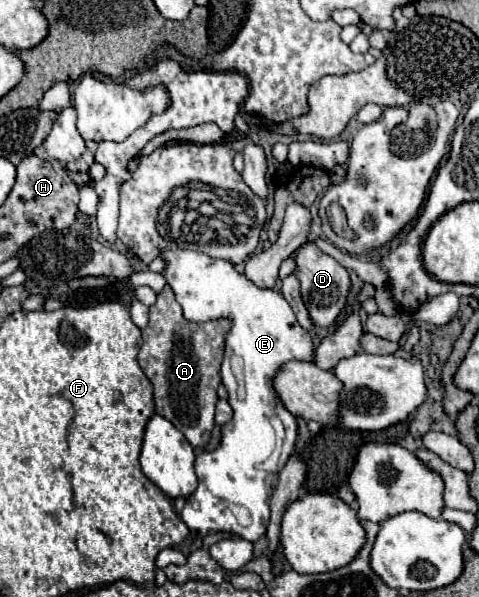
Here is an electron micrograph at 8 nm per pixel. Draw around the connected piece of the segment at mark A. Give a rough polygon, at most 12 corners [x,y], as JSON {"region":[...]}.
{"region":[[159,292],[137,358],[155,412],[209,442],[231,322]]}

